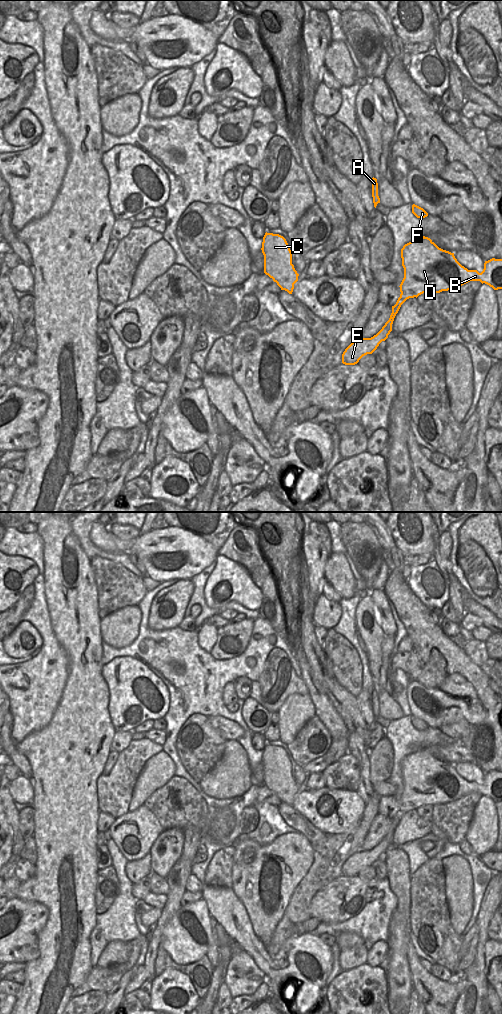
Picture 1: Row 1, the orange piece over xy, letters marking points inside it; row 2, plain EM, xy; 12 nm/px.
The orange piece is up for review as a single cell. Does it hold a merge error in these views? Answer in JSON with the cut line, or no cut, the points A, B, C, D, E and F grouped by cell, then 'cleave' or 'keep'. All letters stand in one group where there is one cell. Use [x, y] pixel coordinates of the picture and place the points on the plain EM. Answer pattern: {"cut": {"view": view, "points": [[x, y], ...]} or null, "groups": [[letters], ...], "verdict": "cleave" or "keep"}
{"cut": null, "groups": [["A", "B", "C", "D", "E", "F"]], "verdict": "keep"}

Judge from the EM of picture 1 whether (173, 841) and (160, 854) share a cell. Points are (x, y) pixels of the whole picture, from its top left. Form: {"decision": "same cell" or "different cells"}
{"decision": "same cell"}

